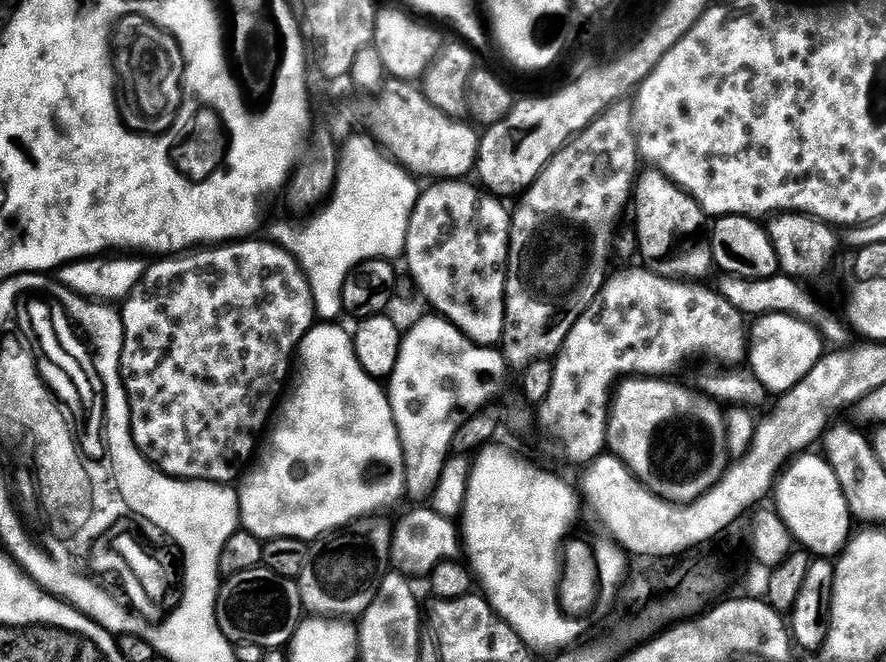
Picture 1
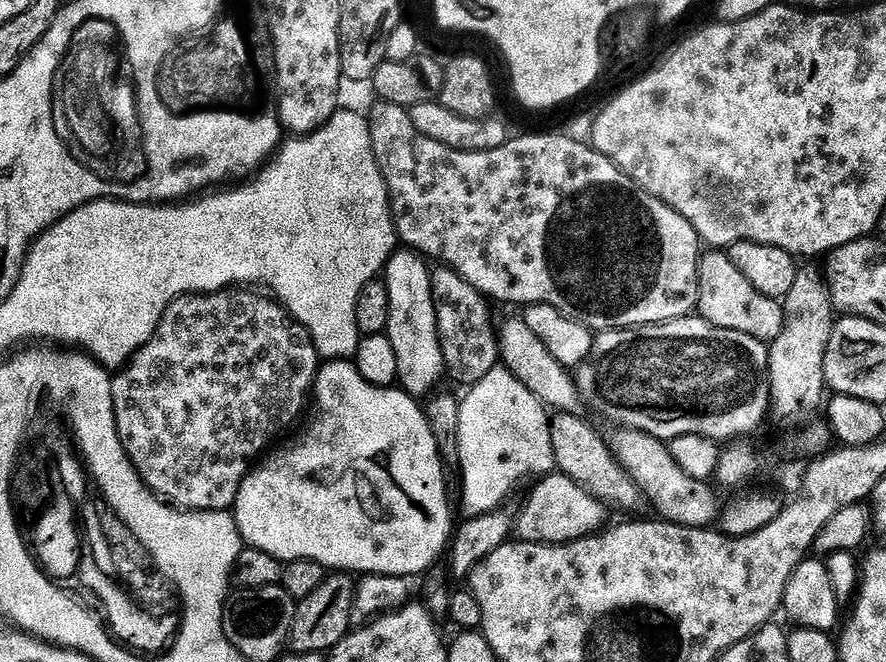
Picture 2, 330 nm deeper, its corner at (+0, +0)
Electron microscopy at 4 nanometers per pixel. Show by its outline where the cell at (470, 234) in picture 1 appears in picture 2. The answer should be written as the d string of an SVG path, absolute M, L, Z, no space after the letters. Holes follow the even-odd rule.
M436 266L431 269L432 297L438 318L438 334L444 355L444 367L458 383L464 386L476 384L496 367L500 359L498 334L491 328L484 314L486 298L470 282L466 282L453 268Z

